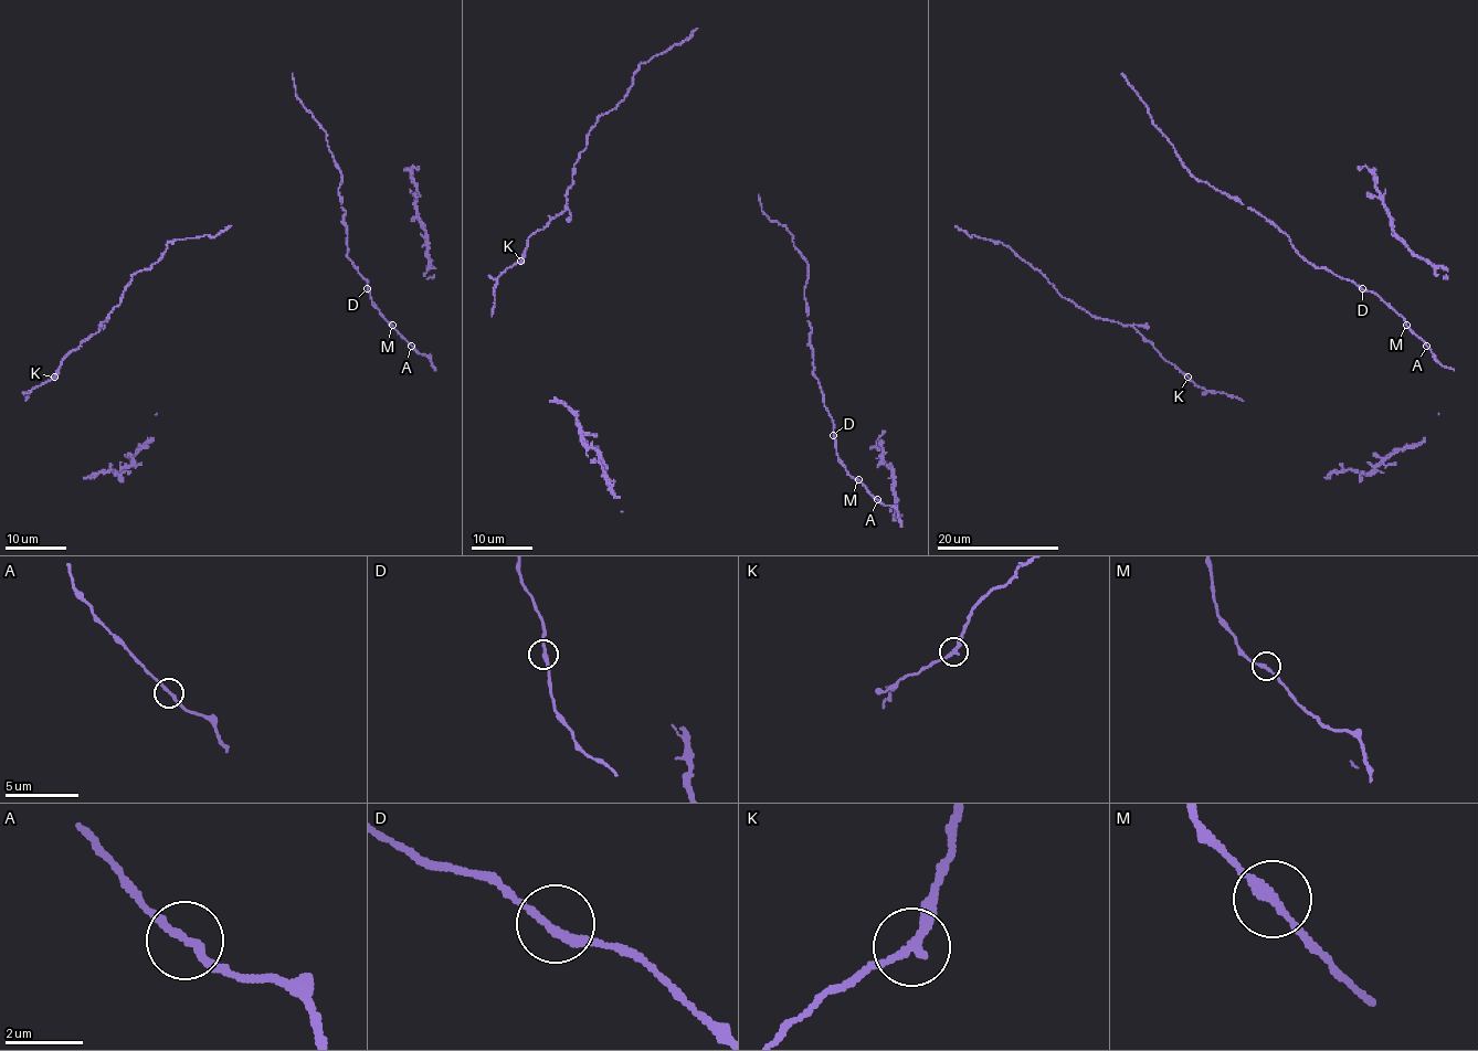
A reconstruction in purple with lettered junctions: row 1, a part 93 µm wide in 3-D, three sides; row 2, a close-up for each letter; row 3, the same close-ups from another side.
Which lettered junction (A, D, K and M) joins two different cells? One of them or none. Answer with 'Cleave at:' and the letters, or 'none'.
Cleave at: none

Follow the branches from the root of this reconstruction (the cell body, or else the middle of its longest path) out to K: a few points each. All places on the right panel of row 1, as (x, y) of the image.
K: (1095, 316), (1130, 325), (1167, 361), (1189, 377)

